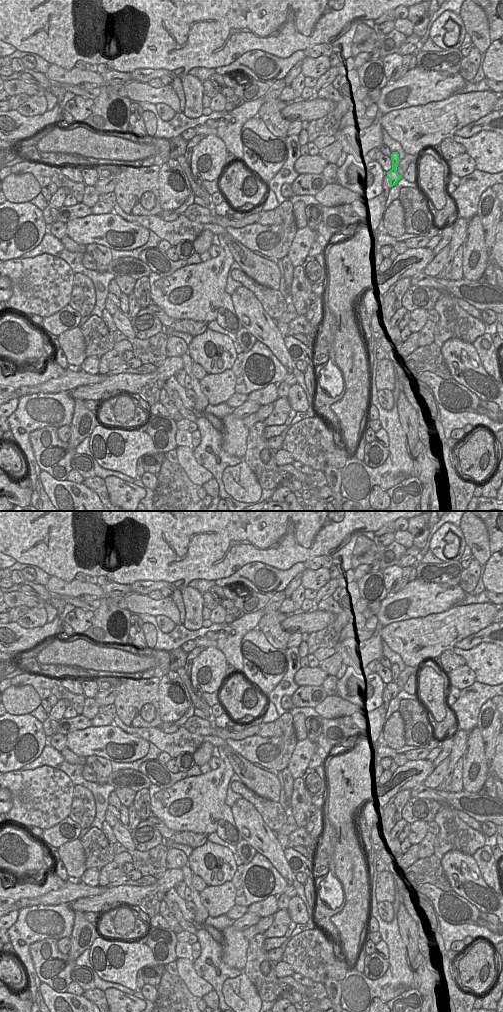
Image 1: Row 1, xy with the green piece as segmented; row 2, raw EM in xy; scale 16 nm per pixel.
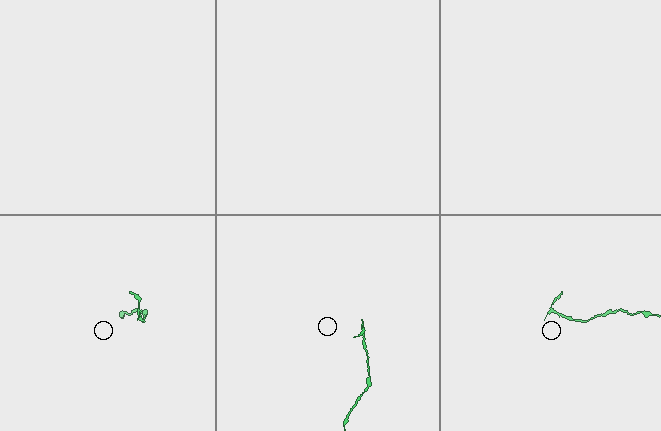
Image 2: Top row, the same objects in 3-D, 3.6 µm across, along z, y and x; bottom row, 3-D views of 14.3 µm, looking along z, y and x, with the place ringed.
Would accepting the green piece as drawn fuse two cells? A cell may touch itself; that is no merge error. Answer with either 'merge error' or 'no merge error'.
merge error

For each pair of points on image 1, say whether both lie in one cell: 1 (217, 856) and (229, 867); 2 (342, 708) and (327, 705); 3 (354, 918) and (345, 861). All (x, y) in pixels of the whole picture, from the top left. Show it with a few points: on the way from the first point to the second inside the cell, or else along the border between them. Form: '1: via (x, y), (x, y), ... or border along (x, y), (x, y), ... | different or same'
1: via (220, 859), (226, 864) | same
2: via (338, 708), (331, 707) | same
3: via (354, 904), (354, 876), (352, 875) | same

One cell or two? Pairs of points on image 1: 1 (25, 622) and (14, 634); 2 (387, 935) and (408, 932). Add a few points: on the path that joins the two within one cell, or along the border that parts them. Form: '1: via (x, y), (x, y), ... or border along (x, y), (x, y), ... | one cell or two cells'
1: border along (16, 622), (25, 628), (35, 628), (44, 625) | two cells
2: border along (399, 909), (397, 912), (398, 932), (408, 955) | two cells

